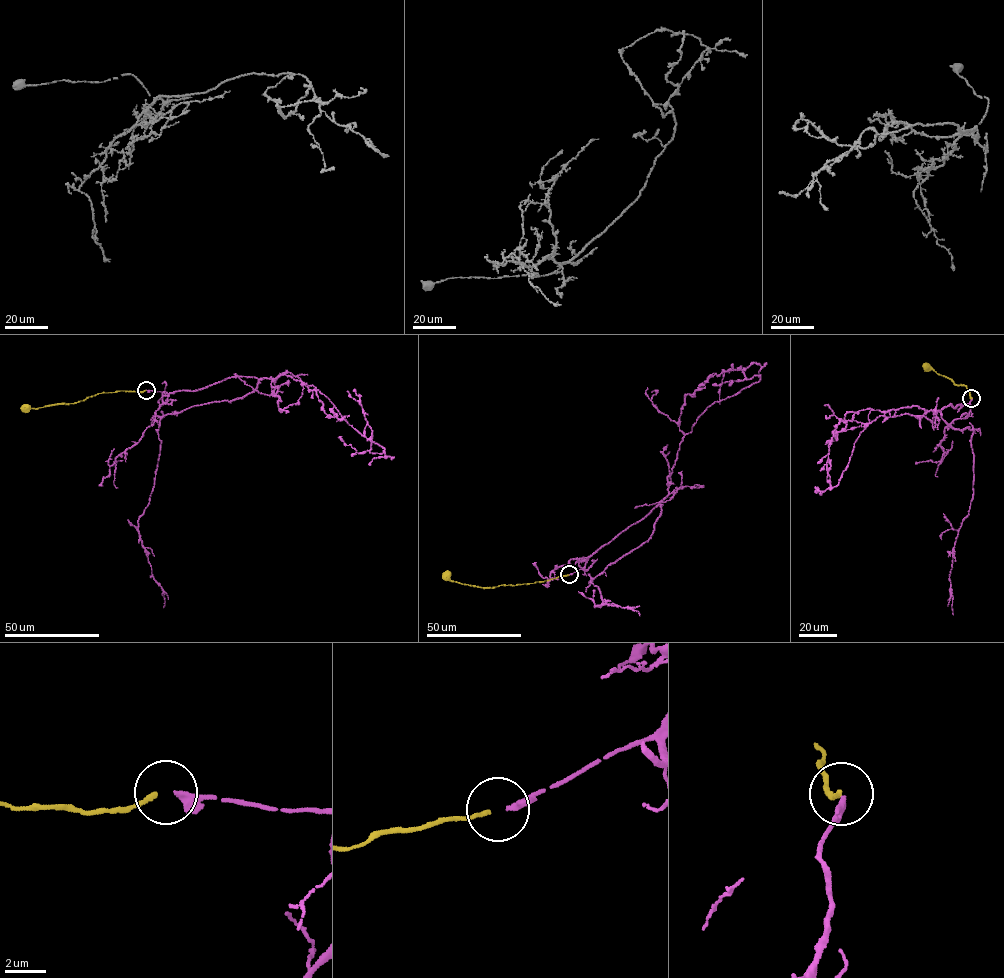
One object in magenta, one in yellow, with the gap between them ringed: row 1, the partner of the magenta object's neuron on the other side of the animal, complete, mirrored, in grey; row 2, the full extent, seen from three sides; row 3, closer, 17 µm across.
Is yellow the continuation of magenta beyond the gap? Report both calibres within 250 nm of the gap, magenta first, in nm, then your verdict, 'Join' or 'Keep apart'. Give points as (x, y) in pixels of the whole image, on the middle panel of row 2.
Thickness 320 nm (magenta) against 200 nm. Join

